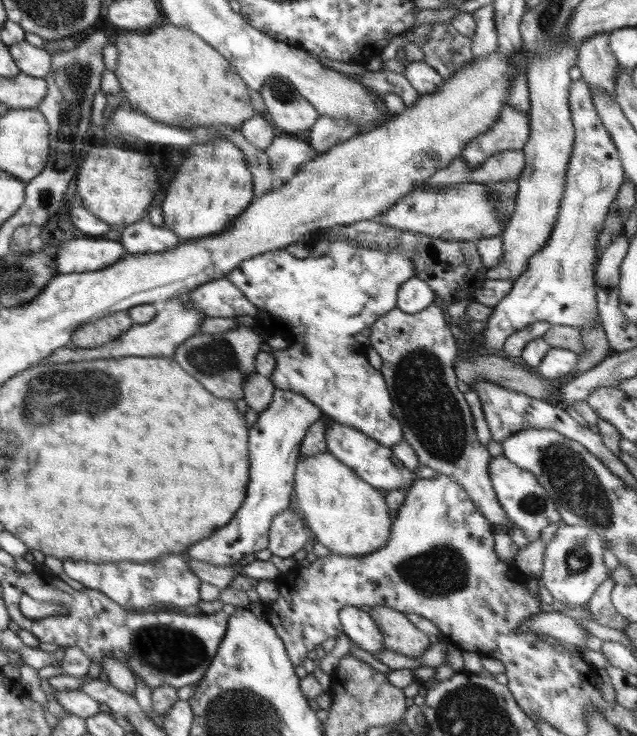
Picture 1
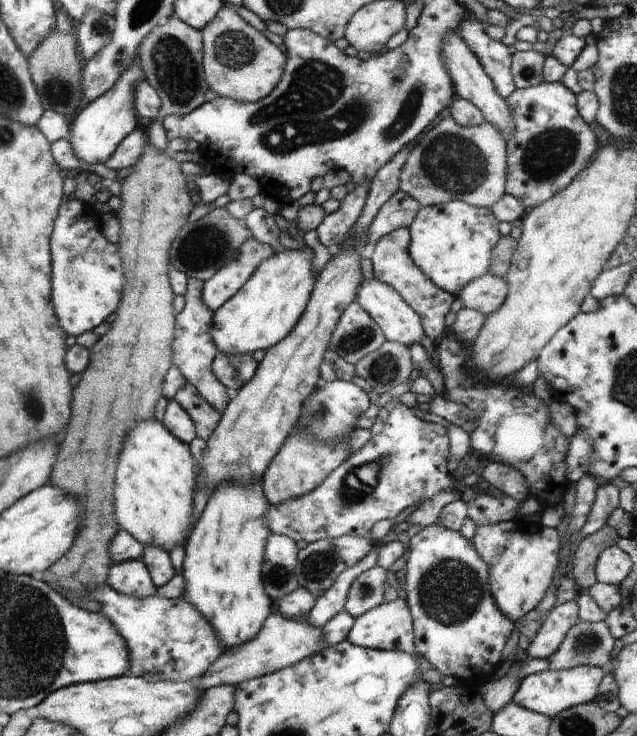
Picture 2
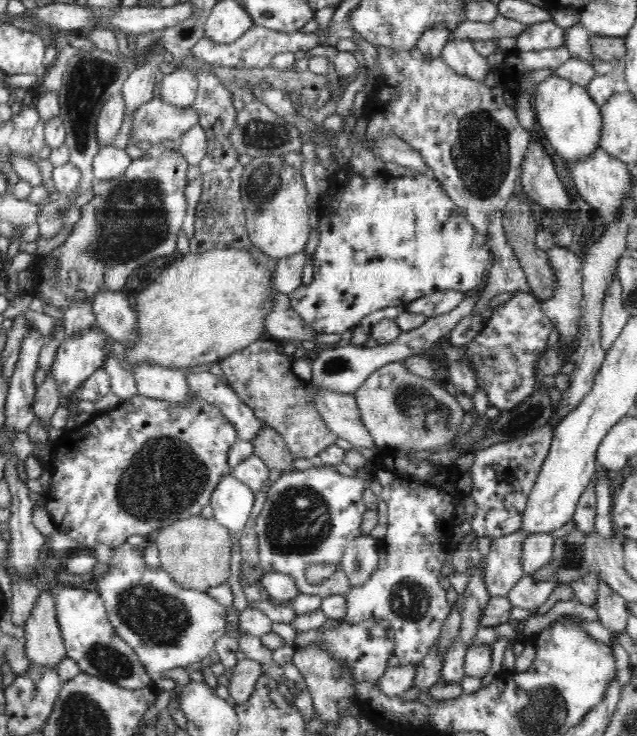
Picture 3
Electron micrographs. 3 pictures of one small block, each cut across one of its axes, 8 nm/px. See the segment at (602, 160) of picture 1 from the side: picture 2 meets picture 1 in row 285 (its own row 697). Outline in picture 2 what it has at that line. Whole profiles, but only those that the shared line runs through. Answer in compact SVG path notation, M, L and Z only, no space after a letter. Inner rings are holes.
M580 665L568 670L547 670L526 676L520 682L516 694L512 698L514 704L532 710L538 714L554 718L567 708L587 703L596 698L600 682L604 678L600 667Z

